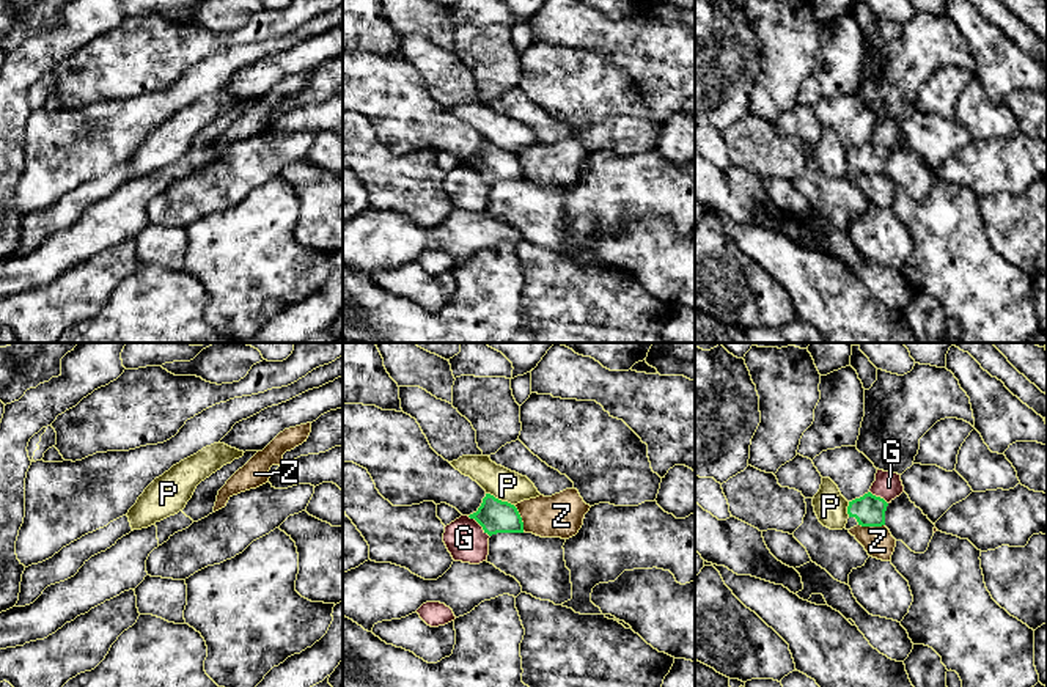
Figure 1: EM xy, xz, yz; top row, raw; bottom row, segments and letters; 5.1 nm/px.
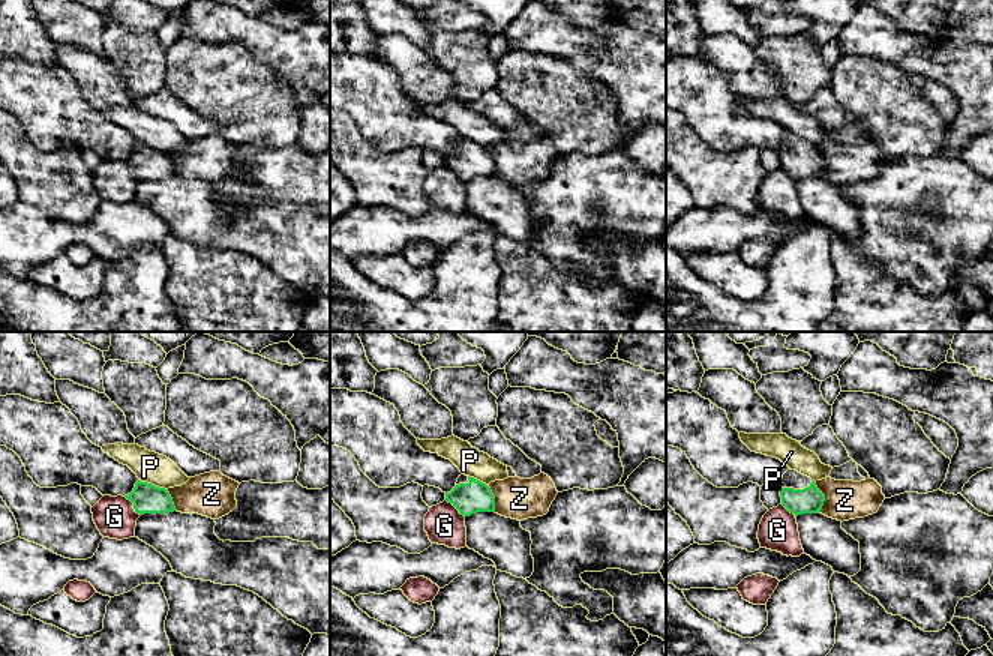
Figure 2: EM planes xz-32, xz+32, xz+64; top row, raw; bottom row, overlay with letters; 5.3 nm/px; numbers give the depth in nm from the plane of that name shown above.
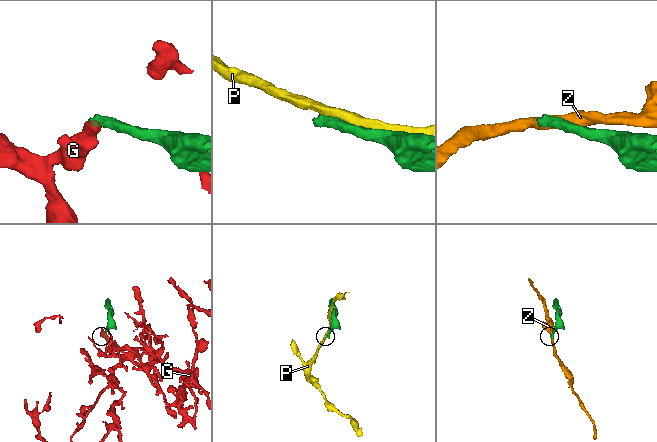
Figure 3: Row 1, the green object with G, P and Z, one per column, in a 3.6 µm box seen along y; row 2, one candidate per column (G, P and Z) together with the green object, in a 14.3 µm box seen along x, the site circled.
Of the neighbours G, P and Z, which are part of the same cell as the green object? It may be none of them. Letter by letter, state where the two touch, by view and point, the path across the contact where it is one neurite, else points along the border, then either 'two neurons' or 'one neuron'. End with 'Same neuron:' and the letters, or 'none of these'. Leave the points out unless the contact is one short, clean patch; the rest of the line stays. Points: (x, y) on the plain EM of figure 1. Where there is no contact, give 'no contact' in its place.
G: contact xz (480, 172); border xz (467, 164), (489, 184); two neurons
P: contact xz (500, 148); two neurons
Z: contact xz (521, 165); two neurons
Same neuron: none of these

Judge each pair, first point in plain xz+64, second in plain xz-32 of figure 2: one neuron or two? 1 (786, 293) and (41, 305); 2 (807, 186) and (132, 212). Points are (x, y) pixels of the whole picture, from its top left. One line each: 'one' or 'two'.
1: one
2: two

